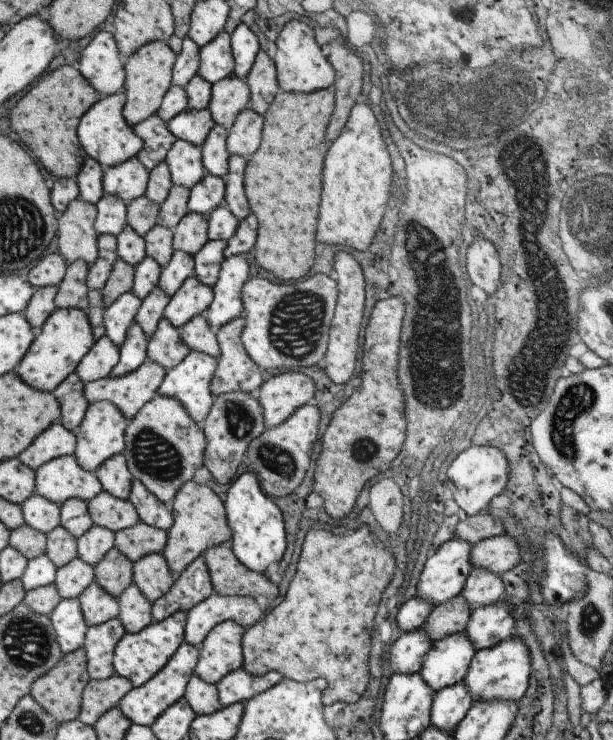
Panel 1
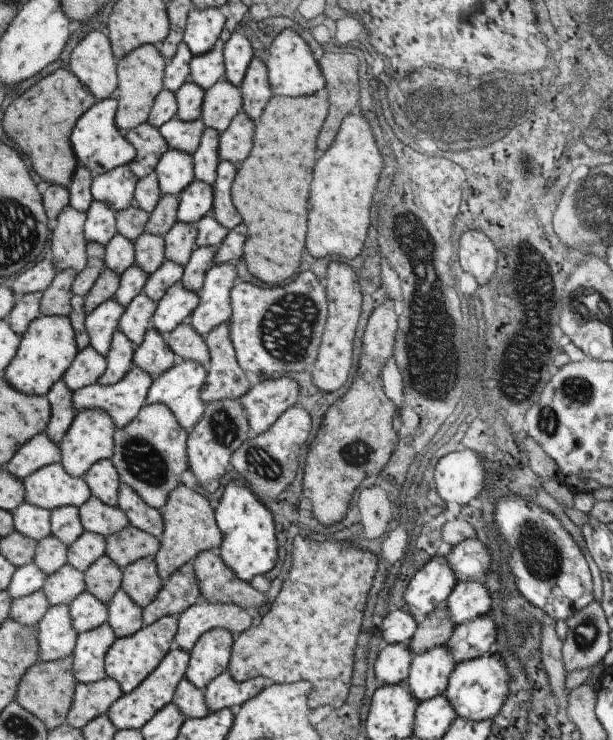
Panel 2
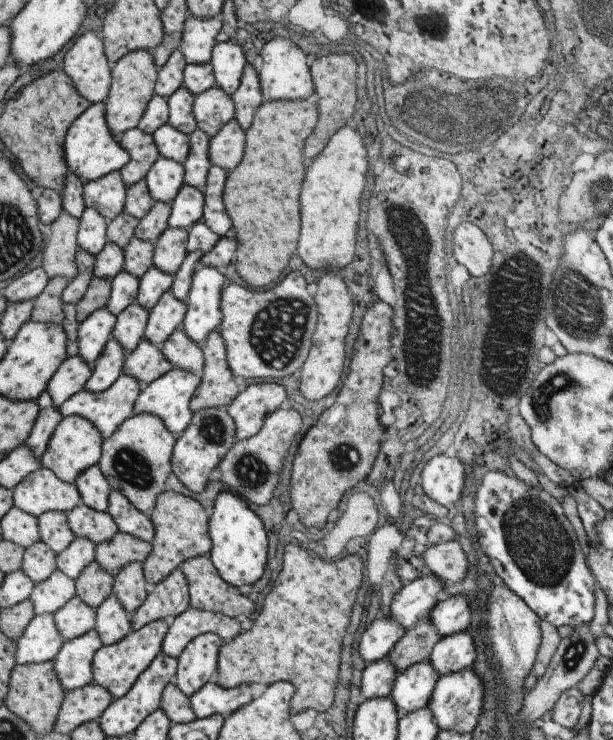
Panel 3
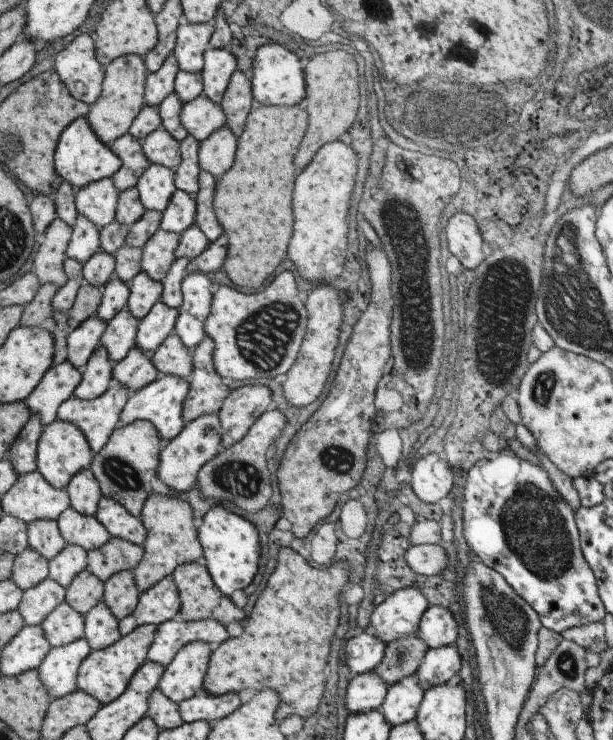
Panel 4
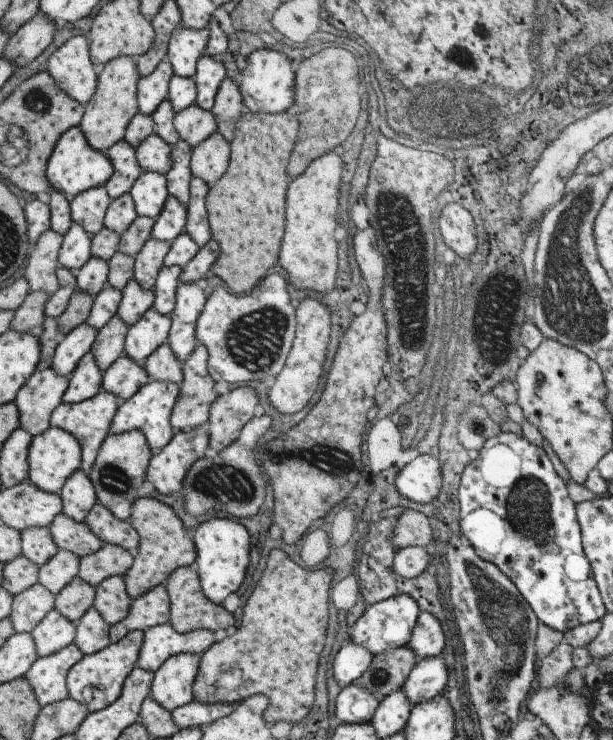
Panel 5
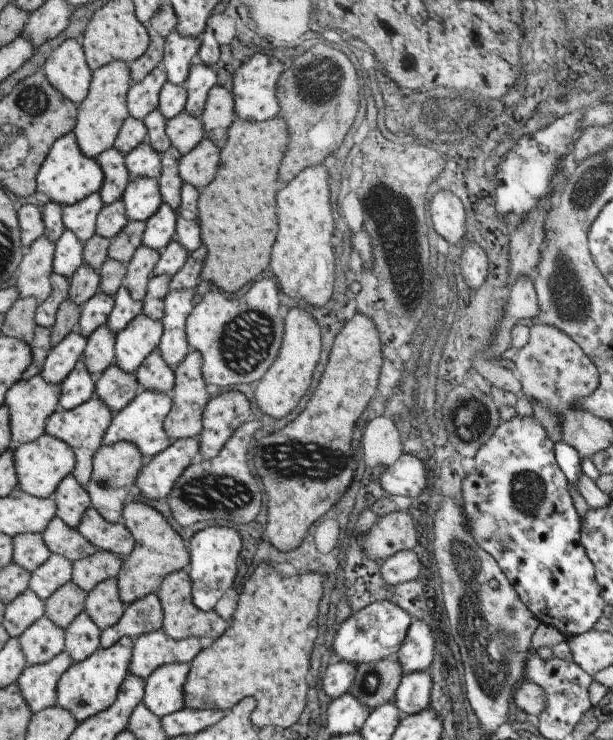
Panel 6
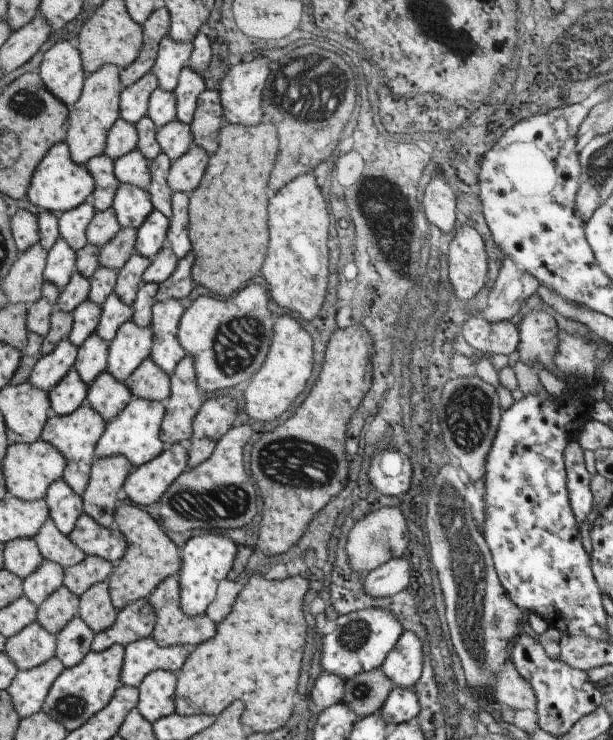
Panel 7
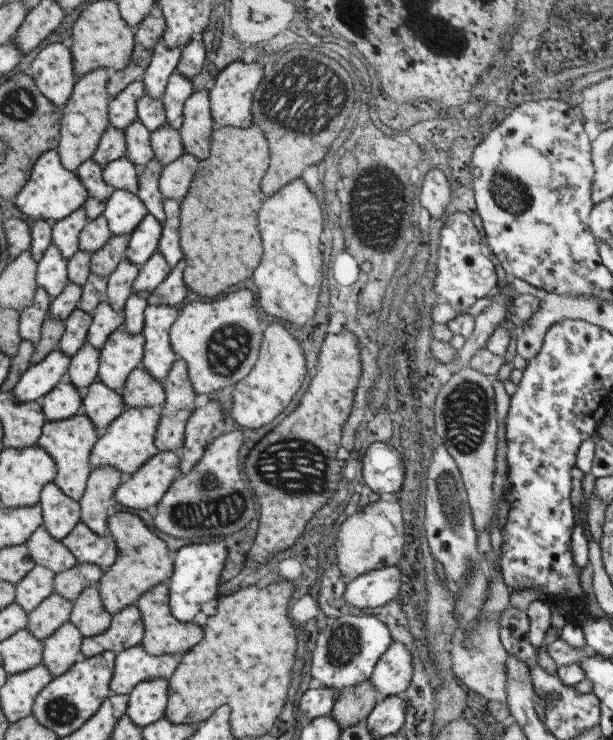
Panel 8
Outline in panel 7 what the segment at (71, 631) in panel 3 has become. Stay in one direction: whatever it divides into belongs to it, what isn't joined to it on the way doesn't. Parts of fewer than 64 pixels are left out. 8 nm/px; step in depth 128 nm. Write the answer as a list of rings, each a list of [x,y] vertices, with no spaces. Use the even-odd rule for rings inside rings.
[[[33,621],[6,638],[2,652],[18,671],[29,670],[54,656],[55,640],[55,634],[49,634]]]

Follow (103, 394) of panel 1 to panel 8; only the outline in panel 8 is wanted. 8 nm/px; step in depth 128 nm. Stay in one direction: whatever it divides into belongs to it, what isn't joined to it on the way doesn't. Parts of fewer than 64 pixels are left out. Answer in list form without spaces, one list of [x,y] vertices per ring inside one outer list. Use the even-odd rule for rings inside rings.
[[[81,411],[69,418],[57,422],[45,421],[36,445],[43,448],[55,462],[55,478],[52,482],[71,500],[78,501],[83,494],[84,486],[90,473],[89,453],[97,440],[99,433],[93,428],[91,420]]]

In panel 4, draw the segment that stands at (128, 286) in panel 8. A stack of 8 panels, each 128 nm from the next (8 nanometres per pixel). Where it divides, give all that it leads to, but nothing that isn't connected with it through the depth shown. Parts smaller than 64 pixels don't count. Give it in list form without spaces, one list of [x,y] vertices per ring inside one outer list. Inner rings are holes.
[[[158,228],[142,246],[141,260],[139,260],[140,272],[147,274],[155,282],[163,280],[163,276],[167,274],[167,270],[175,260],[173,252],[179,244],[179,237],[180,234],[165,232]]]

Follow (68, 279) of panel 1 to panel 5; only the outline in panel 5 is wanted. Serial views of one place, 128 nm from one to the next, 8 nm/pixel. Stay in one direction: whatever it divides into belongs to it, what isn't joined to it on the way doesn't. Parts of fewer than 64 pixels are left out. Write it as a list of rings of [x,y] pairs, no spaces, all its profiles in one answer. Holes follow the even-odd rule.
[[[43,290],[30,291],[23,299],[21,306],[14,309],[13,320],[9,324],[9,329],[19,332],[25,332],[38,338],[43,332],[43,314],[45,302],[50,297]]]

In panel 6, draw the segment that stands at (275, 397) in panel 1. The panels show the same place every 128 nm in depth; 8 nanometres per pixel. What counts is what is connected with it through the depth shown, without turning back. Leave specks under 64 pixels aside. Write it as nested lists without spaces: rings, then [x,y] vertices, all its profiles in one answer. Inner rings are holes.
[[[236,390],[210,398],[201,413],[203,428],[197,437],[200,447],[197,459],[215,456],[241,424],[255,419],[250,407],[245,395]]]

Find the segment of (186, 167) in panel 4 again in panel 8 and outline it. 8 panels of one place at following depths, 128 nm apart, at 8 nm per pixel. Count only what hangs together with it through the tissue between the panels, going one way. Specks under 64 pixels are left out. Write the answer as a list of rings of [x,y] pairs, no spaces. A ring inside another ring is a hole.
[[[154,157],[149,159],[149,162],[139,169],[136,192],[137,198],[145,206],[147,213],[151,214],[159,224],[165,222],[164,199],[159,192],[159,186],[157,186],[161,169],[161,164]]]

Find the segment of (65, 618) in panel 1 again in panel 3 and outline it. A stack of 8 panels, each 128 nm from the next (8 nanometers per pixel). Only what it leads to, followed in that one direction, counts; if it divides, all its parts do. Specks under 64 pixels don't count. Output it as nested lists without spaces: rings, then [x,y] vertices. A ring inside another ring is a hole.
[[[52,614],[35,615],[16,640],[15,662],[17,665],[52,661],[65,638],[57,632]]]

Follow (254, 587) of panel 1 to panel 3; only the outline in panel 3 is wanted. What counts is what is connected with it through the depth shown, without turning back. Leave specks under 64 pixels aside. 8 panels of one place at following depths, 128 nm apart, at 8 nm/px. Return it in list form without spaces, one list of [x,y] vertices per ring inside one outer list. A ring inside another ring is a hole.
[[[197,556],[184,560],[179,566],[187,582],[189,607],[217,612],[229,618],[251,614],[253,602],[235,586],[223,582],[209,557]]]

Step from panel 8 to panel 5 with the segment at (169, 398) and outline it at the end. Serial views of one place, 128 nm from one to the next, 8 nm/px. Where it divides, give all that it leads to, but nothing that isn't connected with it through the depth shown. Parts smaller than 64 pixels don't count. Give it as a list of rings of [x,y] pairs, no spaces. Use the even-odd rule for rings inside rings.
[[[197,344],[193,352],[190,352],[187,358],[182,361],[181,372],[183,378],[179,384],[177,400],[169,415],[169,424],[171,424],[174,433],[179,432],[179,430],[189,432],[189,430],[193,430],[193,428],[207,423],[209,406],[213,404],[213,400],[215,400],[218,395],[214,390],[215,382],[206,370],[206,362],[207,350],[205,350],[203,344]]]

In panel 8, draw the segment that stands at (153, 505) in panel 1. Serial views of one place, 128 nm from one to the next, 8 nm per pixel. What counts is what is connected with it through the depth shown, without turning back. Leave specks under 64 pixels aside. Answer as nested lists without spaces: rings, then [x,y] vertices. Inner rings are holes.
[[[83,522],[75,524],[61,542],[75,556],[77,563],[95,564],[101,572],[105,572],[117,558],[117,546],[110,534],[97,536]]]

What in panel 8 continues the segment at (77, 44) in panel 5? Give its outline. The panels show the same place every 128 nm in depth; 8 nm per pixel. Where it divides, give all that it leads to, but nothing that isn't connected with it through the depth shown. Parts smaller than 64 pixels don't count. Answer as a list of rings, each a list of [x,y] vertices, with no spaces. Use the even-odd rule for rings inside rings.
[[[61,43],[47,44],[39,50],[27,73],[37,86],[37,90],[52,102],[54,106],[62,107],[75,84],[71,62],[71,52]]]

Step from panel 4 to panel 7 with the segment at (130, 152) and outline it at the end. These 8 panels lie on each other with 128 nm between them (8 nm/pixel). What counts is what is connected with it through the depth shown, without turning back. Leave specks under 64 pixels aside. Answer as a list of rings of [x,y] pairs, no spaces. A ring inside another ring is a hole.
[[[101,154],[90,158],[84,166],[95,182],[93,192],[90,194],[92,206],[95,211],[104,211],[111,206],[117,187],[120,185],[113,176],[113,160]]]

